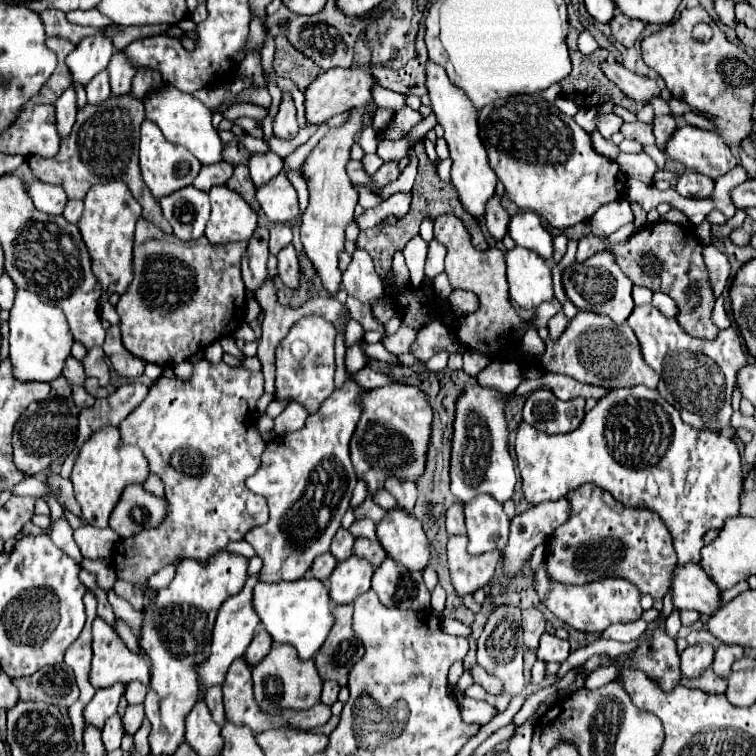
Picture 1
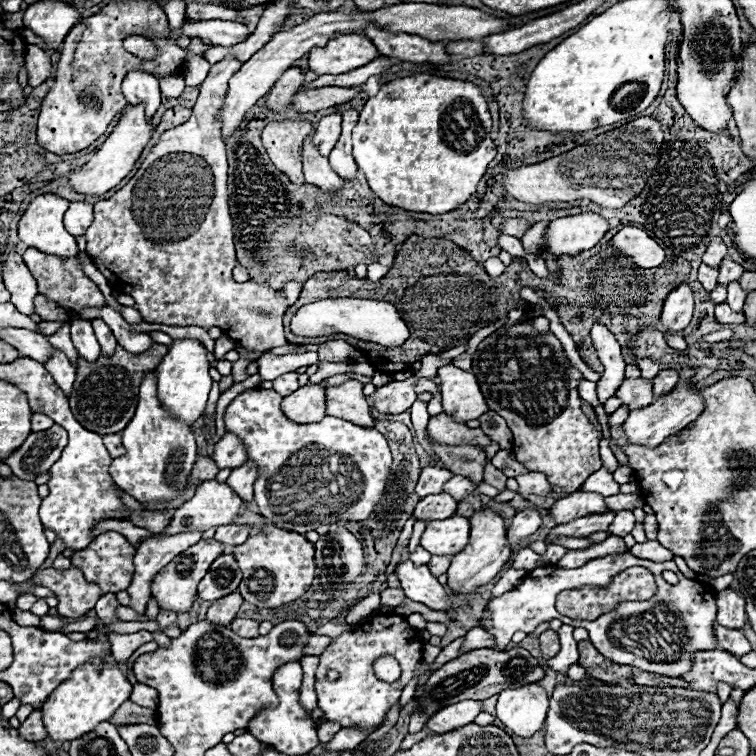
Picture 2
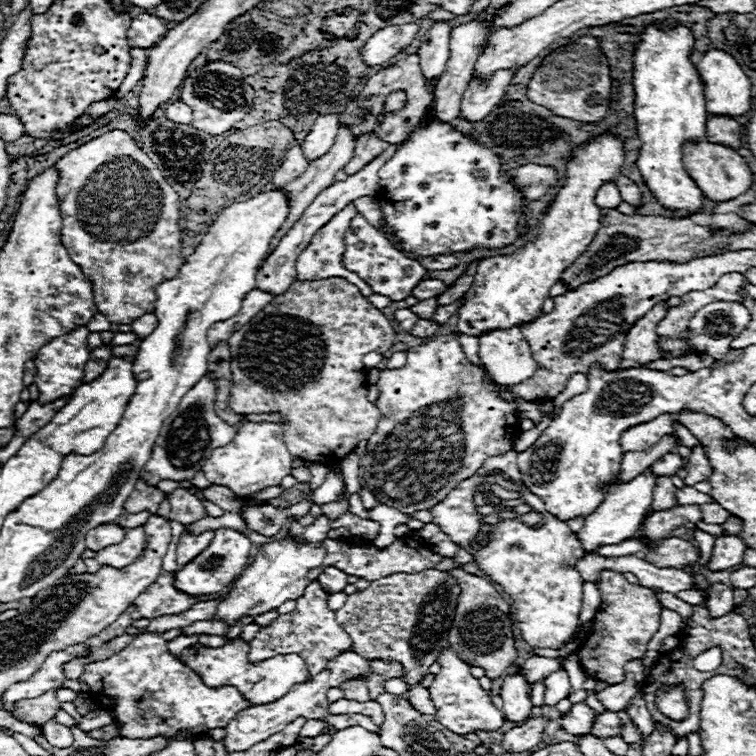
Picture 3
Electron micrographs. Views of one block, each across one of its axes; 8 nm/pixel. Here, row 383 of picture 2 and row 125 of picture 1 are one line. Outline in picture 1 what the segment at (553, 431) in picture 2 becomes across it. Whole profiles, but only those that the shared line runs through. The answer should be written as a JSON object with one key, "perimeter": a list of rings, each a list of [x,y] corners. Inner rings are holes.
{"perimeter":[[[518,94],[506,100],[490,102],[478,112],[478,126],[480,140],[484,142],[484,148],[490,158],[490,166],[496,172],[498,180],[504,184],[508,198],[520,210],[532,210],[540,214],[558,230],[590,220],[600,206],[622,198],[626,190],[626,178],[620,172],[618,164],[594,152],[588,132],[580,128],[572,120],[572,116],[562,114],[556,106],[536,94]]]}

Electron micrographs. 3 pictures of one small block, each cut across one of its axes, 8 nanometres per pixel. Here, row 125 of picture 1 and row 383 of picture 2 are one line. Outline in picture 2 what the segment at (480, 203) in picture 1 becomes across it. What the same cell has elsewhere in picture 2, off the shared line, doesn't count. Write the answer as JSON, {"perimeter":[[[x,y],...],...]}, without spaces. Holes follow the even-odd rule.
{"perimeter":[[[446,364],[438,370],[438,378],[444,414],[452,416],[454,422],[466,424],[468,420],[476,420],[488,412],[488,404],[484,402],[474,374]]]}

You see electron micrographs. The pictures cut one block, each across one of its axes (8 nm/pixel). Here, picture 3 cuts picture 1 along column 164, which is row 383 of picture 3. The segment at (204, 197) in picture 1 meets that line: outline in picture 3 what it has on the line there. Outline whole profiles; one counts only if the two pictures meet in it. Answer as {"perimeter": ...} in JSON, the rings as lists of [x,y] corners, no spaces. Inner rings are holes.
{"perimeter":[[[206,372],[200,382],[182,398],[174,414],[164,422],[160,436],[156,438],[154,450],[146,466],[142,468],[140,478],[144,478],[150,484],[158,484],[160,480],[192,480],[192,476],[202,470],[206,458],[210,458],[212,450],[218,446],[226,446],[230,438],[243,423],[235,425],[226,424],[216,414],[216,392],[218,392],[218,380],[214,372]]]}

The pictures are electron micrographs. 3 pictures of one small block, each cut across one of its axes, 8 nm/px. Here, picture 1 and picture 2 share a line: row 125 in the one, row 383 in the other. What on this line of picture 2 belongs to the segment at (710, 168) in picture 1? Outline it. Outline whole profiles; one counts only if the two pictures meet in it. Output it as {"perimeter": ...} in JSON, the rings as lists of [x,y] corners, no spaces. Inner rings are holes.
{"perimeter":[[[680,382],[672,394],[666,394],[664,398],[658,398],[656,402],[652,402],[646,408],[640,410],[632,410],[630,416],[626,418],[626,422],[622,424],[622,430],[628,438],[628,442],[638,444],[638,446],[648,446],[648,448],[656,448],[660,446],[668,436],[680,432],[682,428],[686,428],[690,422],[694,422],[700,412],[704,410],[704,402],[700,398],[700,390],[690,388],[690,382]]]}

